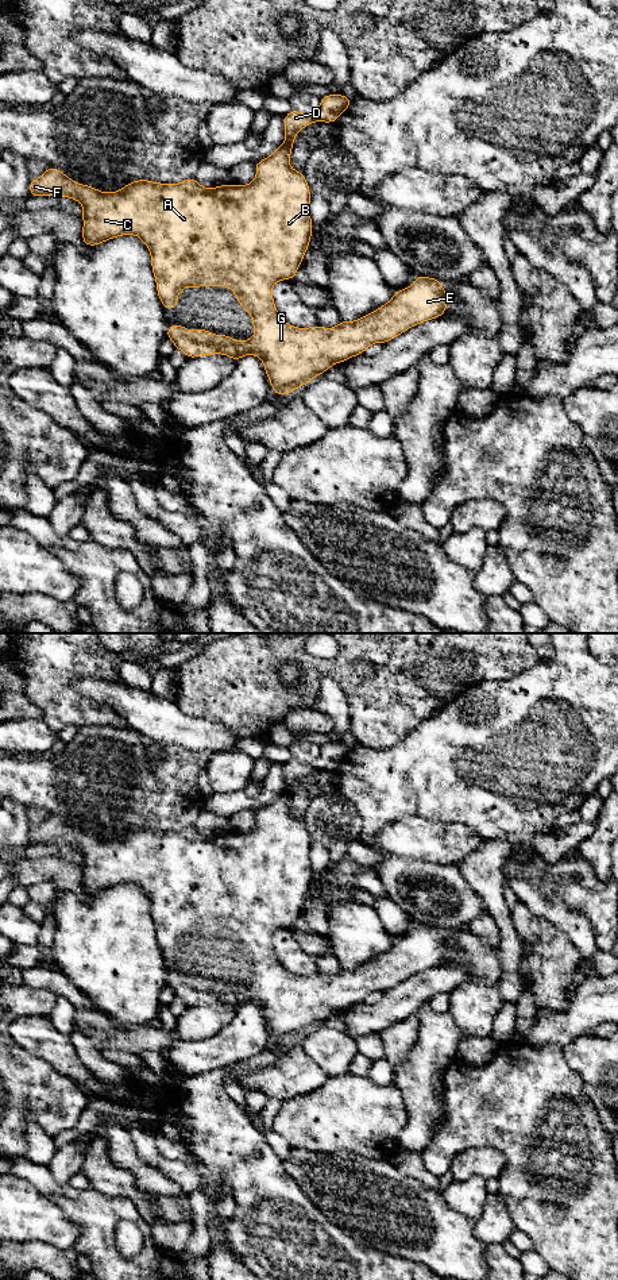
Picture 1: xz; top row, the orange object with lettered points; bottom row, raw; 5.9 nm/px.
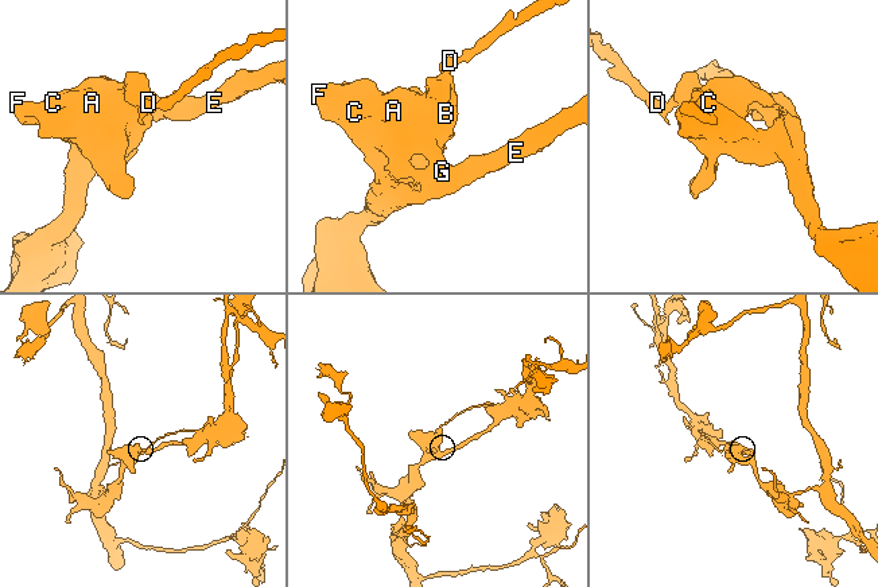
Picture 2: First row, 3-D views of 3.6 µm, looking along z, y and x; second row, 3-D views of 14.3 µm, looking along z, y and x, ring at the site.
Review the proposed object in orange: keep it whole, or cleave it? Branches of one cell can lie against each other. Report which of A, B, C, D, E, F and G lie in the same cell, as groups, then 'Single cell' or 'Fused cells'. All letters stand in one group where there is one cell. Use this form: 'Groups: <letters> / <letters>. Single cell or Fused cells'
Groups: A B C E F G / D. Fused cells

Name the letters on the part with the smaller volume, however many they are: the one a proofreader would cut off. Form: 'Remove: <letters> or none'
Remove: D

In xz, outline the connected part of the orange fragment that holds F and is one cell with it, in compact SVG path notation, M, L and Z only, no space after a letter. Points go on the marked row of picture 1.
M282 144L270 157L256 162L256 177L248 185L231 184L210 189L205 189L196 178L179 184L135 180L117 192L100 192L74 182L57 167L49 167L38 180L30 180L30 197L58 194L80 201L85 246L97 246L123 235L140 238L150 250L157 293L163 308L178 308L178 293L185 286L228 286L252 317L256 334L250 340L233 340L229 335L215 335L209 329L185 329L182 324L171 324L166 338L189 359L221 354L237 362L244 355L256 355L263 362L274 393L285 396L333 365L364 354L372 343L385 344L417 324L443 316L449 302L441 281L417 275L409 288L395 292L389 302L355 321L341 320L335 328L287 324L275 308L273 285L298 275L296 267L302 267L313 231L310 189L305 174L289 165L291 151L293 147Z

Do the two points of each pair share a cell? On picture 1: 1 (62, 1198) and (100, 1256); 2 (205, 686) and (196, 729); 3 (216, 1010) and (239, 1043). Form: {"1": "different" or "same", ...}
{"1": "same", "2": "different", "3": "different"}

